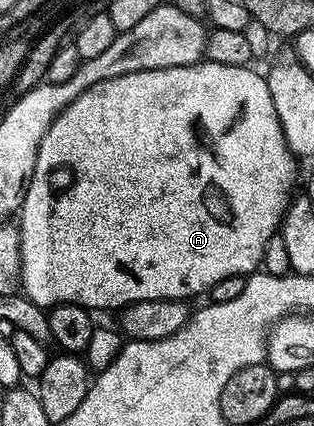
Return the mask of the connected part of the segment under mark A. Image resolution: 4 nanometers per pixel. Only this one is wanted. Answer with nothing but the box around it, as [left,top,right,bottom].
[20,59,296,311]

